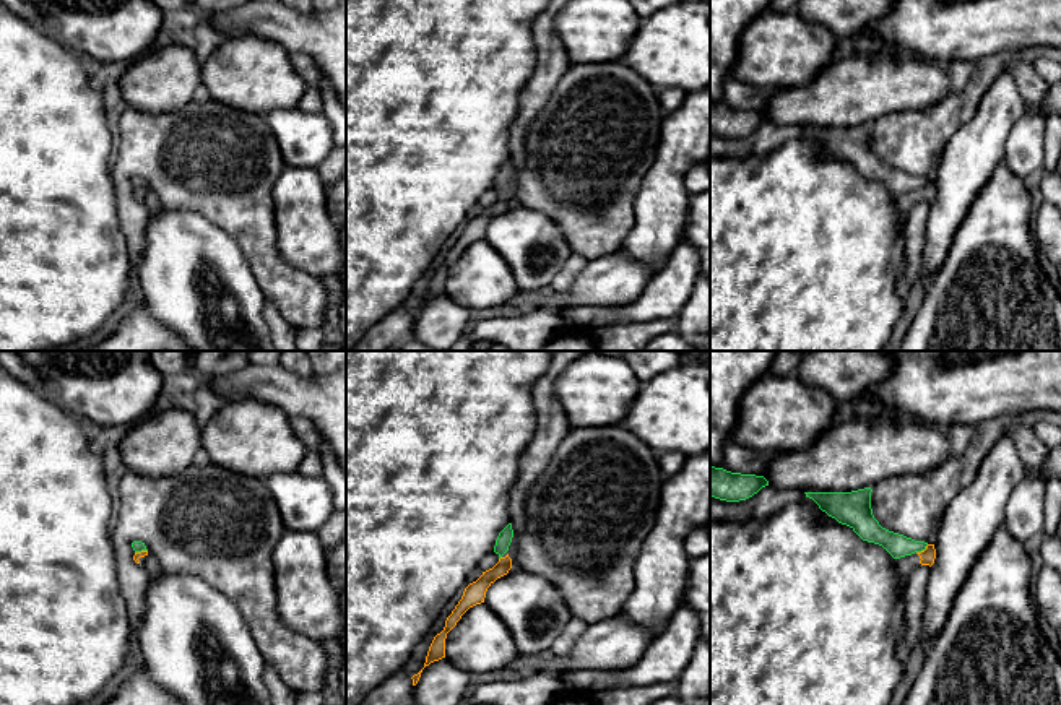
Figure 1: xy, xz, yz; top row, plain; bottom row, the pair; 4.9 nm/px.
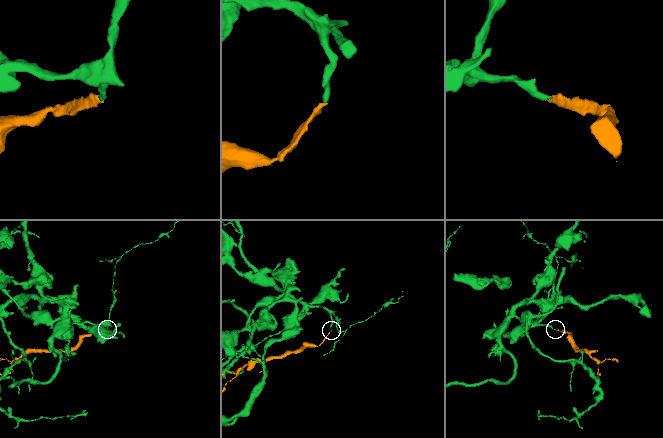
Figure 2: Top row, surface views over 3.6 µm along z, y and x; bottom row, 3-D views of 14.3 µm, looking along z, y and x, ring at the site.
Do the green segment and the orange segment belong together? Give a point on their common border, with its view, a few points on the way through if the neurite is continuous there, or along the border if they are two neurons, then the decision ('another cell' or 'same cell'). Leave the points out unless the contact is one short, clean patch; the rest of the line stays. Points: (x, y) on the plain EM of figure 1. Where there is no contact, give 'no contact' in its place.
contact yz (922, 185); border yz (928, 181), (917, 189); another cell

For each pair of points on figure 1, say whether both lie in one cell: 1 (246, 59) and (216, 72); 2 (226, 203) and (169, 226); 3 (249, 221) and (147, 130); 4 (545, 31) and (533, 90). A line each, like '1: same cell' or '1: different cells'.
1: same cell
2: different cells
3: same cell
4: same cell

